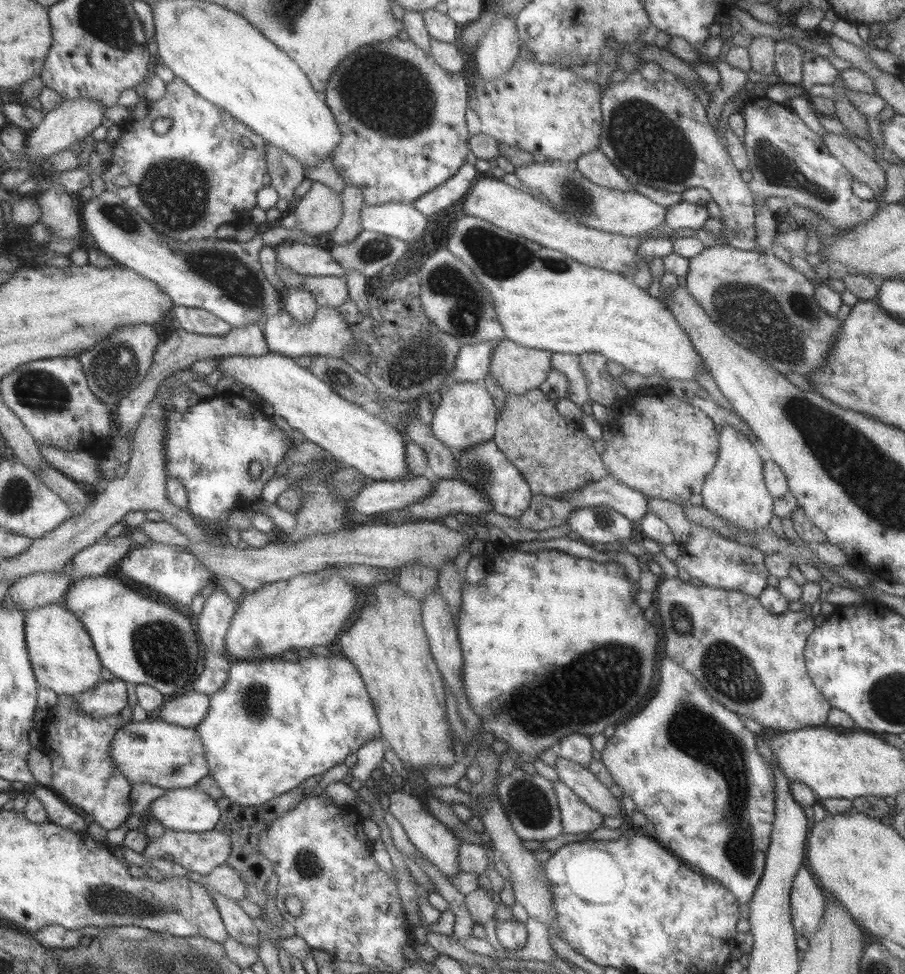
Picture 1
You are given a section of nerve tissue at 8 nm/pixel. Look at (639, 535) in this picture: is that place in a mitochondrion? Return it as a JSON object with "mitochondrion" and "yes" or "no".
{"mitochondrion":"no"}

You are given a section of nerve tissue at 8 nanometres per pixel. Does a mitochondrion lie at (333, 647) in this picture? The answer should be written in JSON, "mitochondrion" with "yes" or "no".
{"mitochondrion":"no"}

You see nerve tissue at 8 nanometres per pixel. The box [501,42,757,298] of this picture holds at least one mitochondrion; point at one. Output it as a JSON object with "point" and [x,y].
{"point":[642,138]}

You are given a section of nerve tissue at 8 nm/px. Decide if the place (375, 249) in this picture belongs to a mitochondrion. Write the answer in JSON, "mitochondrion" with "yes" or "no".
{"mitochondrion":"yes"}

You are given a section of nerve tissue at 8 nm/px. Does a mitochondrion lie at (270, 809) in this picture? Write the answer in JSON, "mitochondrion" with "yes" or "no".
{"mitochondrion":"no"}

